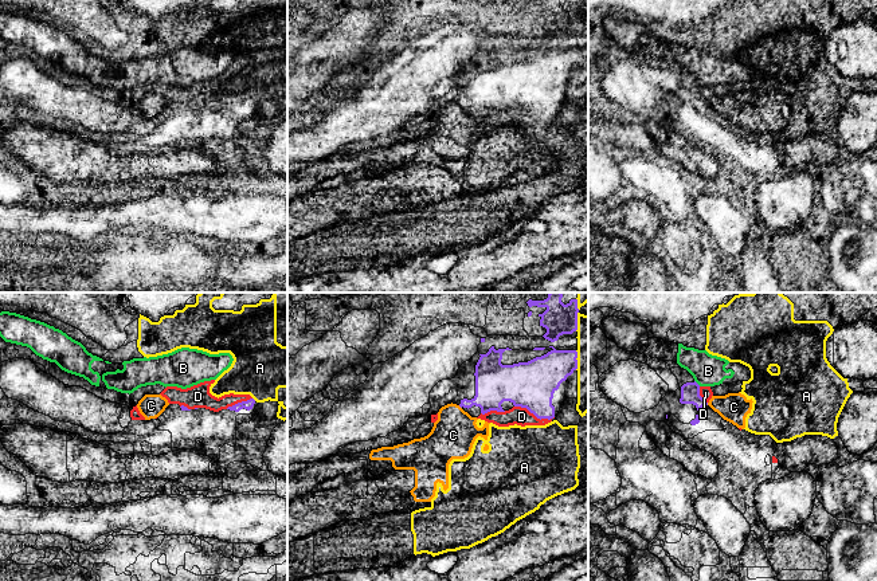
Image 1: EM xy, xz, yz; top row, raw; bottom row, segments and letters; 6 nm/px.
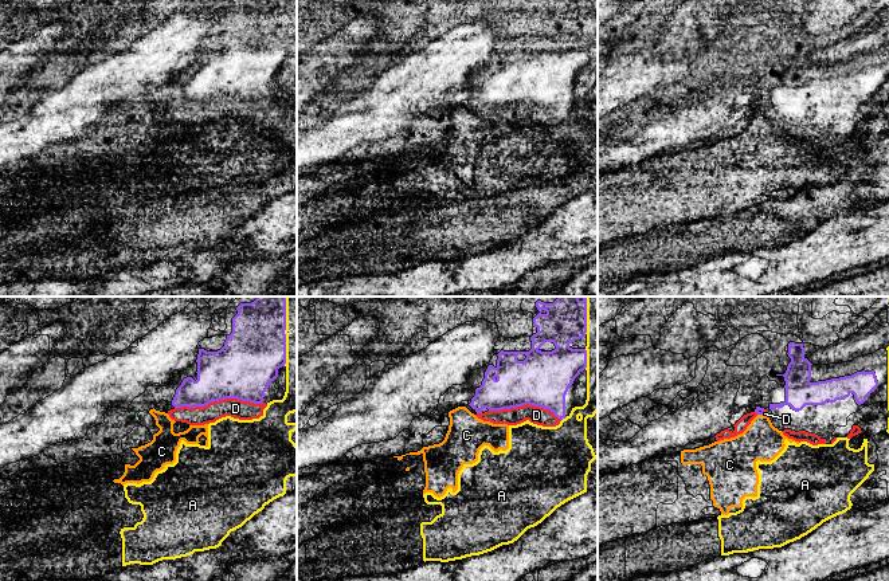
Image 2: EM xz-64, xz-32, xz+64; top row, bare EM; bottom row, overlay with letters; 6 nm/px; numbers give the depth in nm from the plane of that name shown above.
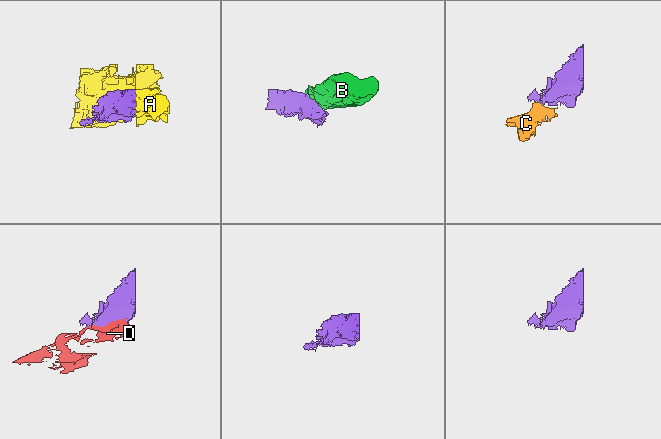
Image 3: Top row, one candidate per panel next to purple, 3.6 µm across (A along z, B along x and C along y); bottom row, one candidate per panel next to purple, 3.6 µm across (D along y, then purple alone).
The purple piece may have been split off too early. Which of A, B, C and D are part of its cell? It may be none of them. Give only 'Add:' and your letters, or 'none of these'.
Add: A, D

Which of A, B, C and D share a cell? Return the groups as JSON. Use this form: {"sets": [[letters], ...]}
{"sets": [["A", "D"], ["B"], ["C"]]}

